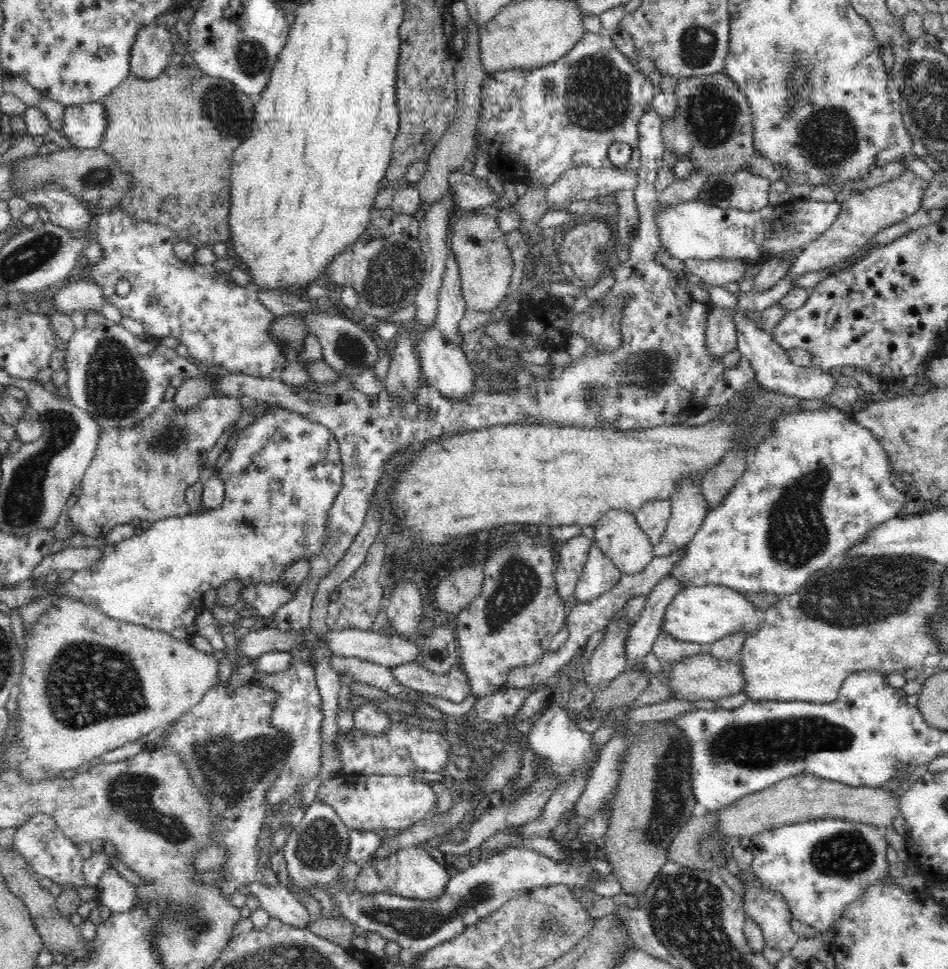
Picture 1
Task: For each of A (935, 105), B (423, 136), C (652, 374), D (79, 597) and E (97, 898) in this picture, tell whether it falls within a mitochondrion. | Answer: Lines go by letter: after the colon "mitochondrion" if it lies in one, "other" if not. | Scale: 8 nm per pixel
A: mitochondrion
B: mitochondrion
C: mitochondrion
D: other
E: other

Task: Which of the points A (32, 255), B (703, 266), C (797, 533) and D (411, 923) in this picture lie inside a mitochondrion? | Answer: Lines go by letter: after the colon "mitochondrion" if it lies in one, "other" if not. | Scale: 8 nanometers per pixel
A: mitochondrion
B: other
C: mitochondrion
D: mitochondrion

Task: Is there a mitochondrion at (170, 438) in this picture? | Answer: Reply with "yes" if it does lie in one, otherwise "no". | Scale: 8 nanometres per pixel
yes

